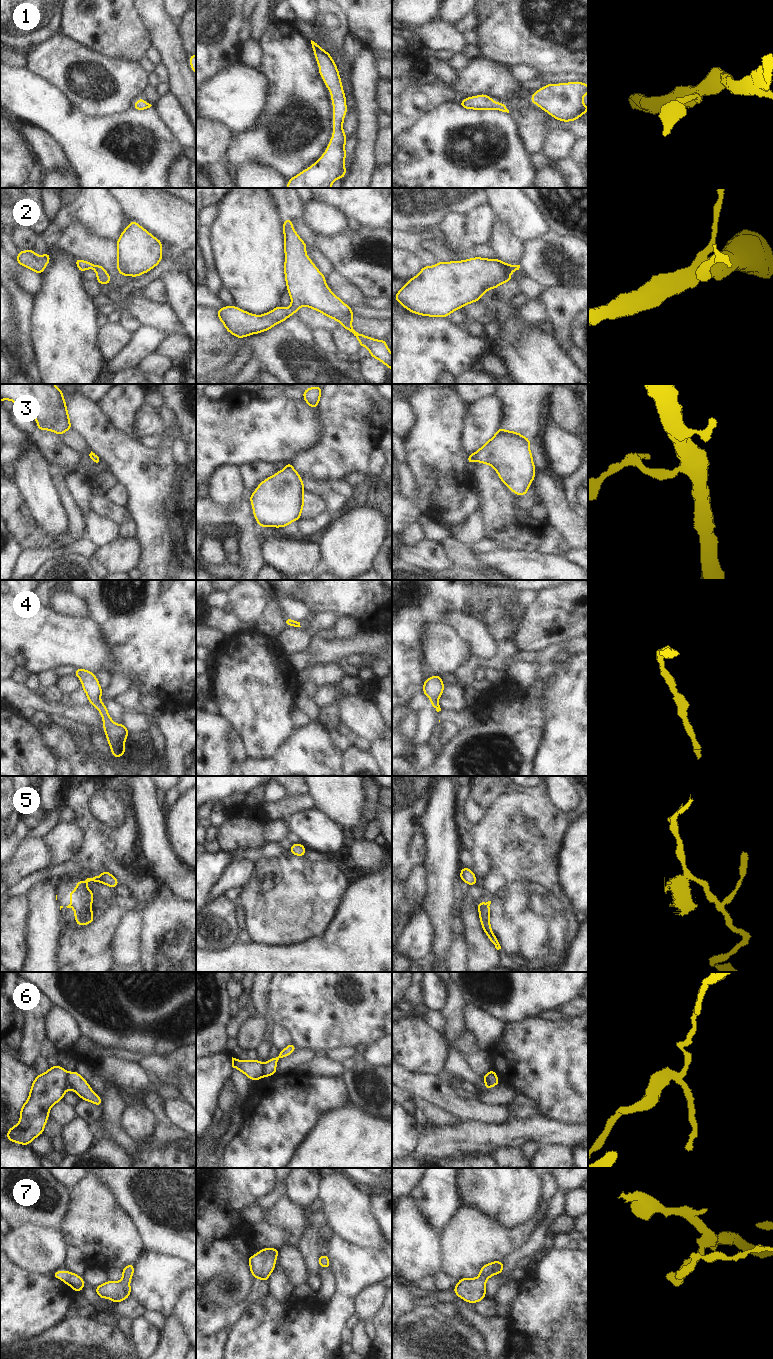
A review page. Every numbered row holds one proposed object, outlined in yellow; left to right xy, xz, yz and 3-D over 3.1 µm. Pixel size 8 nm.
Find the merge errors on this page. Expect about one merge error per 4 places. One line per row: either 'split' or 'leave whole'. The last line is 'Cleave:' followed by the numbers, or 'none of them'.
1: leave whole
2: leave whole
3: leave whole
4: leave whole
5: split
6: split
7: leave whole
Cleave: 5, 6

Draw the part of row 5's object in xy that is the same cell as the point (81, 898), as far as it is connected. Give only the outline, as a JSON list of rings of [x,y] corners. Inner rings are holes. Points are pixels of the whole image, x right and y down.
[[[95,876],[93,878],[87,878],[83,882],[78,880],[76,883],[76,889],[72,890],[68,895],[71,902],[66,907],[75,910],[74,918],[77,926],[88,925],[94,921],[92,901],[95,895],[86,887],[86,884],[90,881],[99,882],[99,879]]]

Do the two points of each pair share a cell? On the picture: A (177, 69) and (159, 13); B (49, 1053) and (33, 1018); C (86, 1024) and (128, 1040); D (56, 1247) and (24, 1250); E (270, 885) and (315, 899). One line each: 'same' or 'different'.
A: same
B: same
C: same
D: same
E: same

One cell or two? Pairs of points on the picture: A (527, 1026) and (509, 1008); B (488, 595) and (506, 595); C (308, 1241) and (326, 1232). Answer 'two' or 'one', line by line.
A: two
B: one
C: two

